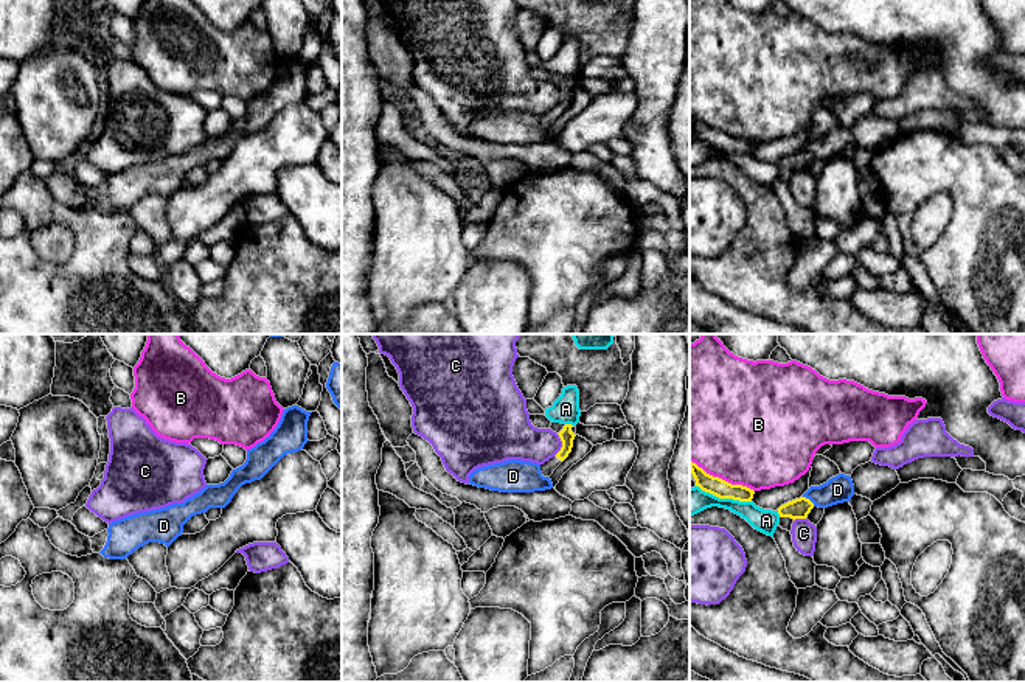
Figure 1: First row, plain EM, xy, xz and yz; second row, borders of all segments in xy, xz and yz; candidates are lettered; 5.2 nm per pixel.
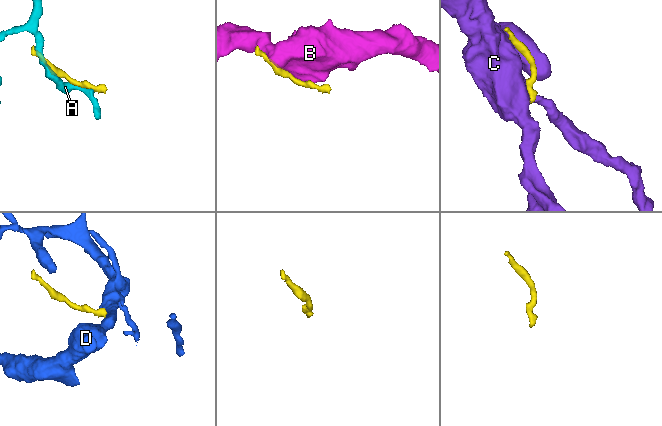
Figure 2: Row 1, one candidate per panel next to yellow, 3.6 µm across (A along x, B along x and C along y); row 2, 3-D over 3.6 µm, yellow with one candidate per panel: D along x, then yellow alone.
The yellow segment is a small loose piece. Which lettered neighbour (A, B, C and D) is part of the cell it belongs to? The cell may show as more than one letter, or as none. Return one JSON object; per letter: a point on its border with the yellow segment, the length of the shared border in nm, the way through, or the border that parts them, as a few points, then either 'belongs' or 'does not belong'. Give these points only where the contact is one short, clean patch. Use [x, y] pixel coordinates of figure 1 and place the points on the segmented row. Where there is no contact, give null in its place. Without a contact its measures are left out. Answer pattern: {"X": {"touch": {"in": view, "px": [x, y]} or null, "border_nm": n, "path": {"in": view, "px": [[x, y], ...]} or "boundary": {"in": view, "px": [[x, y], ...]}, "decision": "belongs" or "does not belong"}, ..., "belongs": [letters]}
{"A": {"touch": {"in": "yz", "px": [724, 497]}, "border_nm": 300, "decision": "does not belong"}, "B": {"touch": {"in": "yz", "px": [721, 479]}, "border_nm": 380, "decision": "does not belong"}, "C": {"touch": {"in": "xz", "px": [562, 445]}, "border_nm": 110, "boundary": {"in": "xz", "px": [[558, 434], [561, 448], [555, 454]]}, "decision": "does not belong"}, "D": {"touch": {"in": "yz", "px": [809, 501]}, "border_nm": 80, "boundary": {"in": "yz", "px": [[803, 496], [814, 505]]}, "decision": "does not belong"}, "belongs": []}

